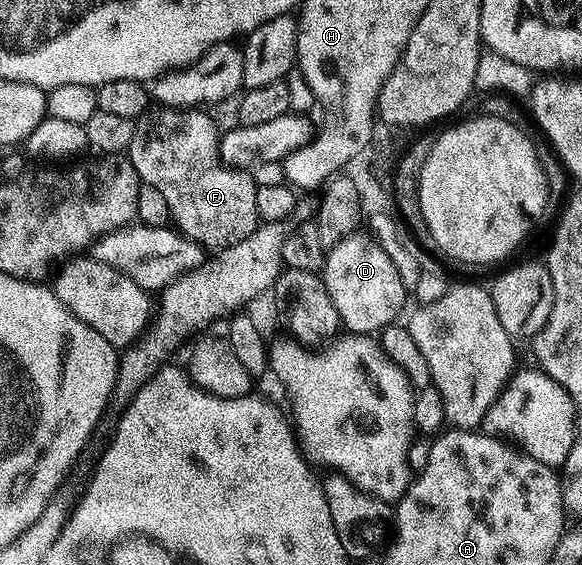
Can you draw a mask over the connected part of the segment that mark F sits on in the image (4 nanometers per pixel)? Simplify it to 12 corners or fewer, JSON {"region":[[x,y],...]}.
{"region":[[151,107],[128,150],[210,251],[260,224],[254,178],[198,107]]}

